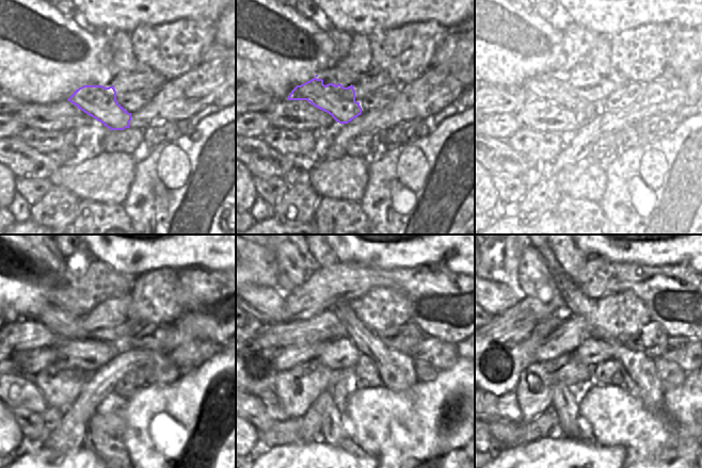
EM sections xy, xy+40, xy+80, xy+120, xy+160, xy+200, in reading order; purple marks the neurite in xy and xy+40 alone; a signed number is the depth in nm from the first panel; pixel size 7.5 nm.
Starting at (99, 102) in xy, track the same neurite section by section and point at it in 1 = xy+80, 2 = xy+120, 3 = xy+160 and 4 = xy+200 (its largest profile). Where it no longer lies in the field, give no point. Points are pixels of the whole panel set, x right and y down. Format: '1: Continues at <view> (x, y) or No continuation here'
1: Continues at xy+80 (573, 96)
2: Continues at xy+120 (65, 325)
3: Continues at xy+160 (266, 304)
4: Continues at xy+200 (496, 297).

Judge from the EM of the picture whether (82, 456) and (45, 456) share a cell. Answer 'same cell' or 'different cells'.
same cell

